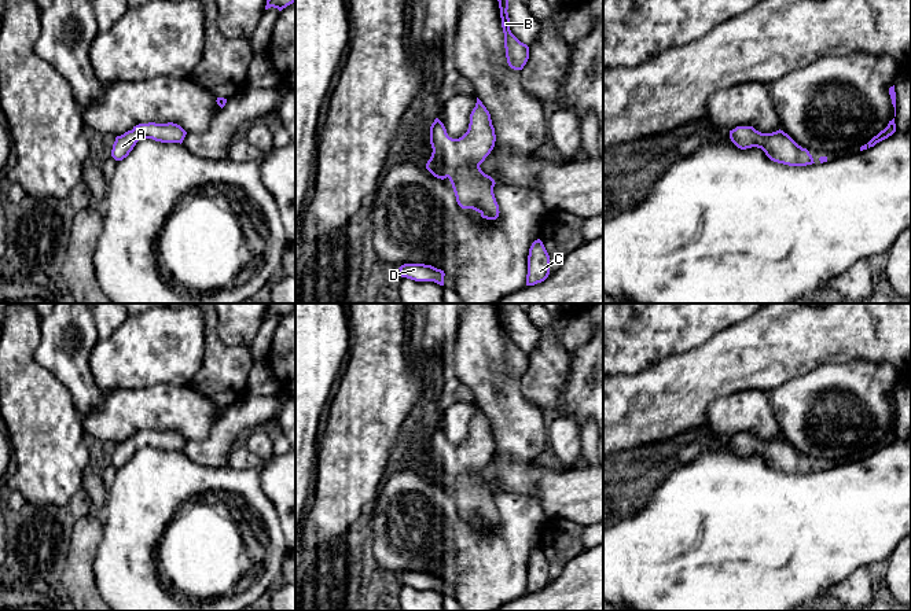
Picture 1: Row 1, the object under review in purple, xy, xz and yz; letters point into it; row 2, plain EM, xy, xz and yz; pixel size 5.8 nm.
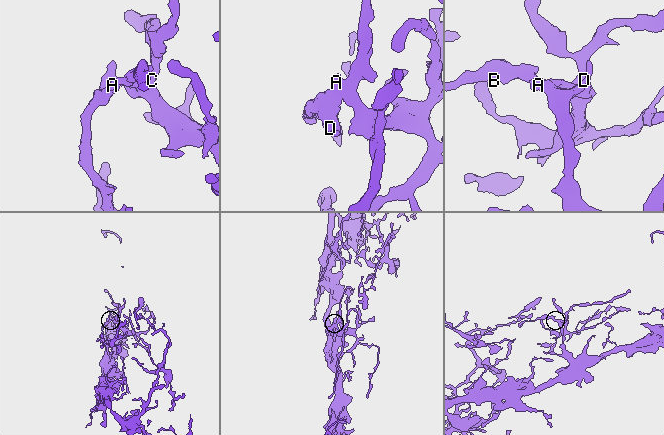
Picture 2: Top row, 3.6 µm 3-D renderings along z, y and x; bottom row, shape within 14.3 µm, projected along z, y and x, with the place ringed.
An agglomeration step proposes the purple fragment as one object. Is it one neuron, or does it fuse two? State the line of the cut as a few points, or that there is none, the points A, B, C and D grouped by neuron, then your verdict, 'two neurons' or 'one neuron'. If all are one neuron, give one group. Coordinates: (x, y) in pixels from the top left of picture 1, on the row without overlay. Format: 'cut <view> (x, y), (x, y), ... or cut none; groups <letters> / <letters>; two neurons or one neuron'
cut none; groups A B C D; one neuron

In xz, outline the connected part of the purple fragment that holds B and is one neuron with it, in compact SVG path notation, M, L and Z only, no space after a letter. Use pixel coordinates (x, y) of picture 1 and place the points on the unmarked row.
M496 303L500 316L502 335L504 341L504 356L507 371L514 378L522 378L529 367L529 354L521 350L510 338L508 306Z

